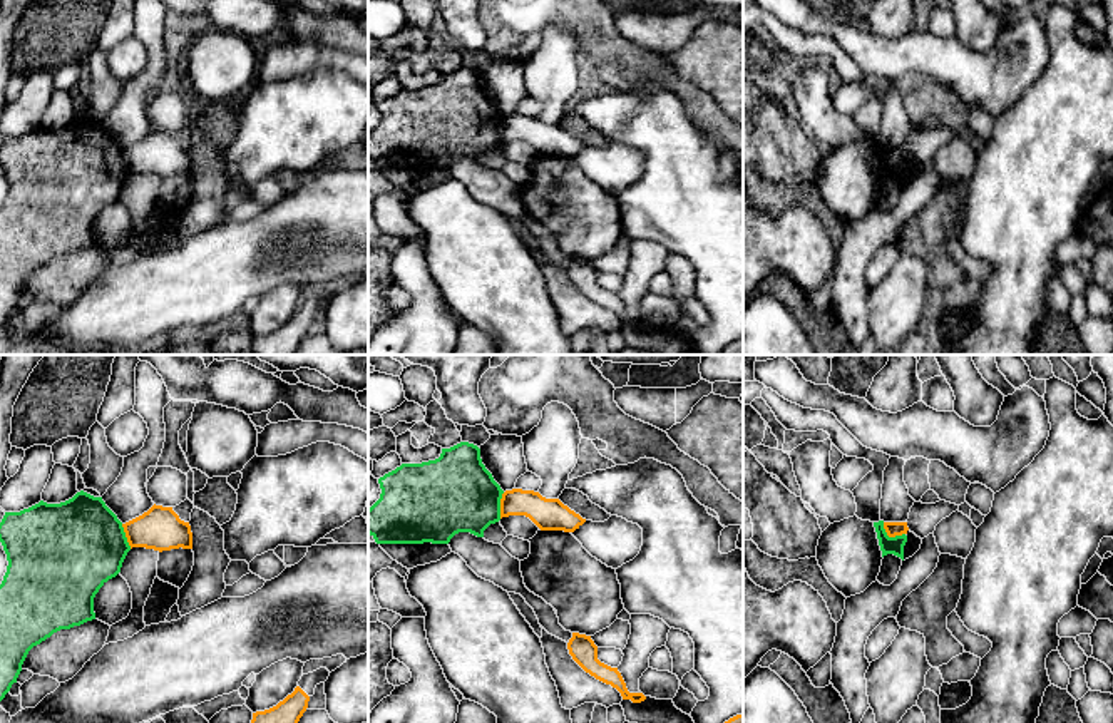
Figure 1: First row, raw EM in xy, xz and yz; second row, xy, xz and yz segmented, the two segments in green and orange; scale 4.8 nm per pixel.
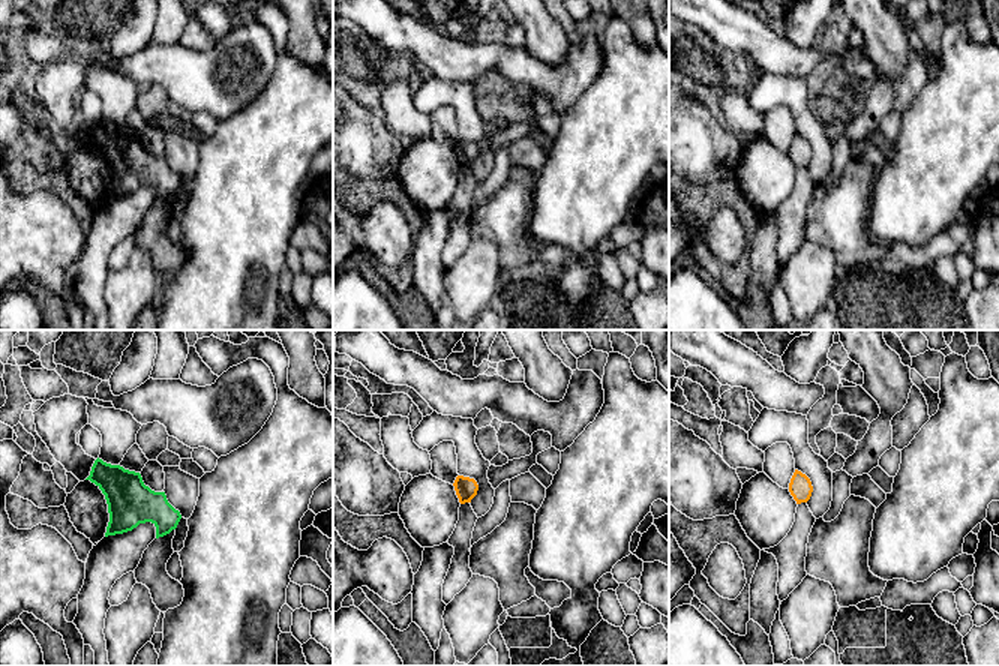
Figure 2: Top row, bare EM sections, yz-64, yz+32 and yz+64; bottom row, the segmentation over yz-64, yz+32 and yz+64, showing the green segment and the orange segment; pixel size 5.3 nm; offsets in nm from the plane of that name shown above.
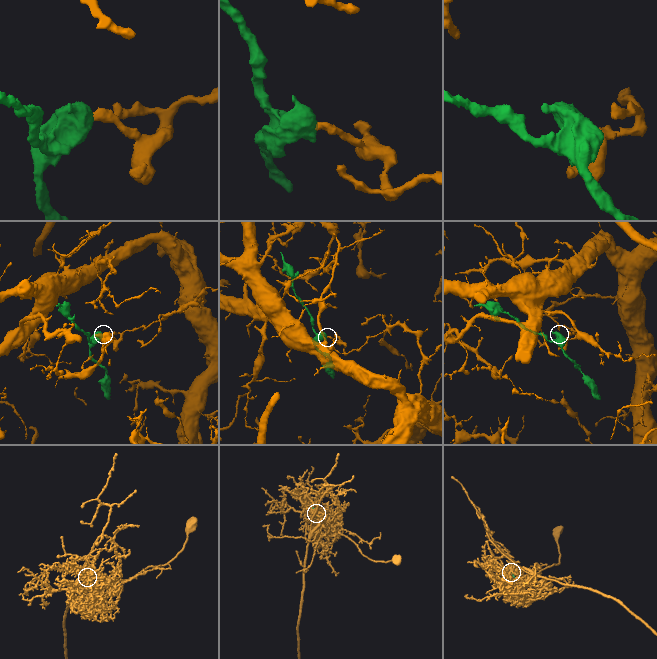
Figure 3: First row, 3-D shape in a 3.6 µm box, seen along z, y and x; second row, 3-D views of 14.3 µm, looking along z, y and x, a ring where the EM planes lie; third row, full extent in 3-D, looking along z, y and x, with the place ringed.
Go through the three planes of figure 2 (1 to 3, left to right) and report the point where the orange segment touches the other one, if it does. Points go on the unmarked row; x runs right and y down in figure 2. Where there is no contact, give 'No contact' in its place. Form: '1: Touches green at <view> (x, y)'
1: No contact
2: No contact
3: No contact

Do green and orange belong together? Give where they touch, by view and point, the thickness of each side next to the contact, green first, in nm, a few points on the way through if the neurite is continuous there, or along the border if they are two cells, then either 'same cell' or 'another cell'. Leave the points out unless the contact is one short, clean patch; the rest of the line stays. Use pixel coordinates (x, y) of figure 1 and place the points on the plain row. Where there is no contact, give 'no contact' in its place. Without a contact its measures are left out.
yz (891, 163) | 80/70 nm | along yz (882, 148), (889, 161), (904, 159) | another cell

